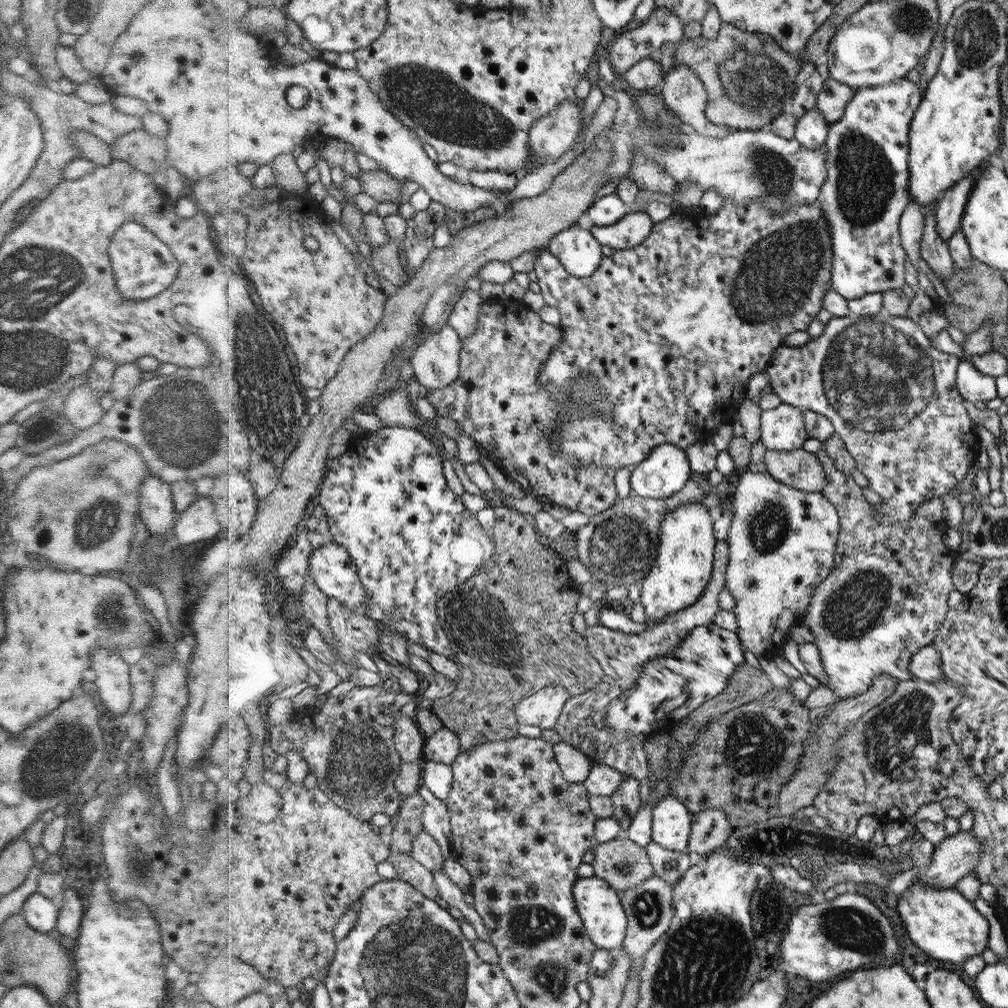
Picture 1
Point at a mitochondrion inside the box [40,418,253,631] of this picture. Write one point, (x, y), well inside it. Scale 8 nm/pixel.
(104, 527)

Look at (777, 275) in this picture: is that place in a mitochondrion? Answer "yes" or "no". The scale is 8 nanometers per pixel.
yes

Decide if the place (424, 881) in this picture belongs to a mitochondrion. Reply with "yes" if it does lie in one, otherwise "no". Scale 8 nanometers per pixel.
no

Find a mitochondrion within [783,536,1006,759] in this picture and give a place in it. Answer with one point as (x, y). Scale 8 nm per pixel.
(853, 607)

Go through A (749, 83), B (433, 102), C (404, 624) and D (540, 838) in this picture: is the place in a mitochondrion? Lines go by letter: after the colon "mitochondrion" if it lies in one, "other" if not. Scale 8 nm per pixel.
A: mitochondrion
B: mitochondrion
C: other
D: other

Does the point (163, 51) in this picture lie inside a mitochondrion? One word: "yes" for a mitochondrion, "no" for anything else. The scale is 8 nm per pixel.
yes

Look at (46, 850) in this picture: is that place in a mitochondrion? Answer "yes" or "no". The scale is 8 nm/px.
no

